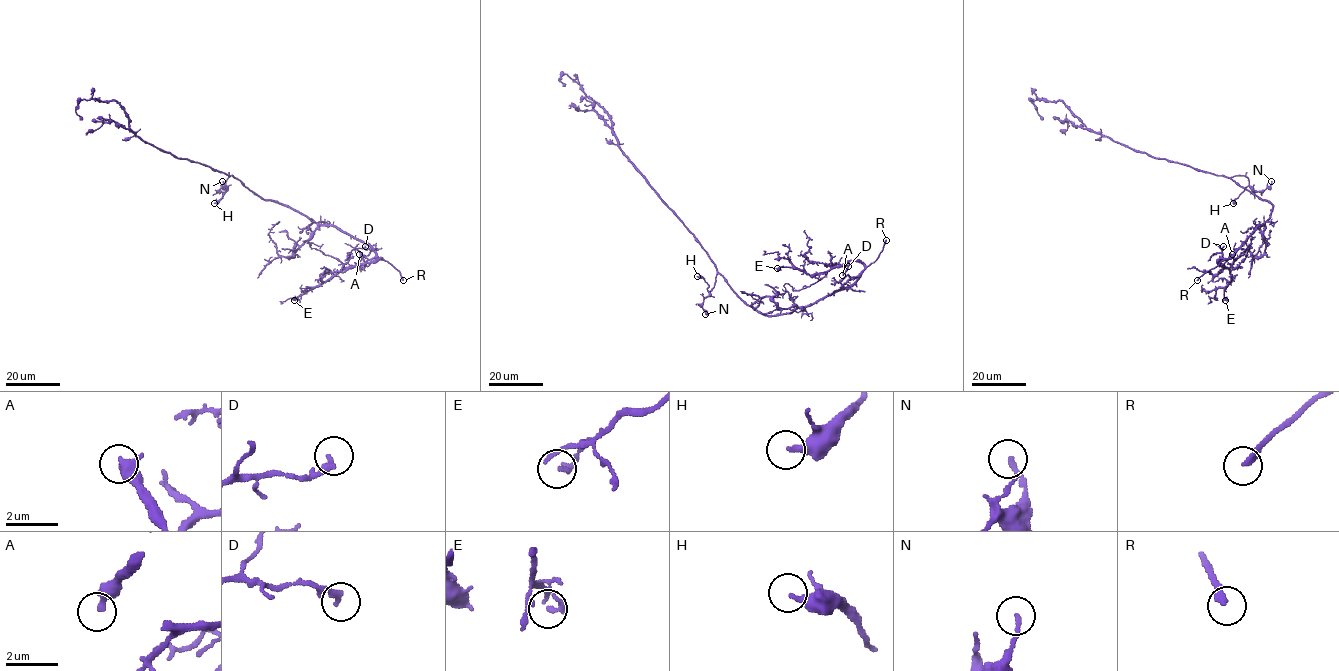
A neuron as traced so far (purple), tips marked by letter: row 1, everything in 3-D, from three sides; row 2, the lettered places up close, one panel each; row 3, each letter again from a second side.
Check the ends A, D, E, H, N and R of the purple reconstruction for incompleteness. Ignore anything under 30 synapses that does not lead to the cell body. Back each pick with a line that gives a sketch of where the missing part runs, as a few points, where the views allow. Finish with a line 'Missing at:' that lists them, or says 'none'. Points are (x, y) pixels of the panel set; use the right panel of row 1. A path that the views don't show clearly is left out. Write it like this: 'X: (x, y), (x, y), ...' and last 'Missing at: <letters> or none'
R: (1197, 280), (1190, 287), (1178, 278)
Missing at: R

